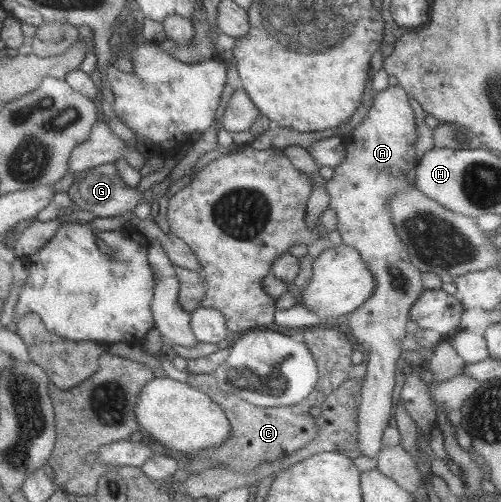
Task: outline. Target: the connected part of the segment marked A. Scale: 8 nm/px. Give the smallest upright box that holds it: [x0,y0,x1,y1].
[327,85,424,458]

